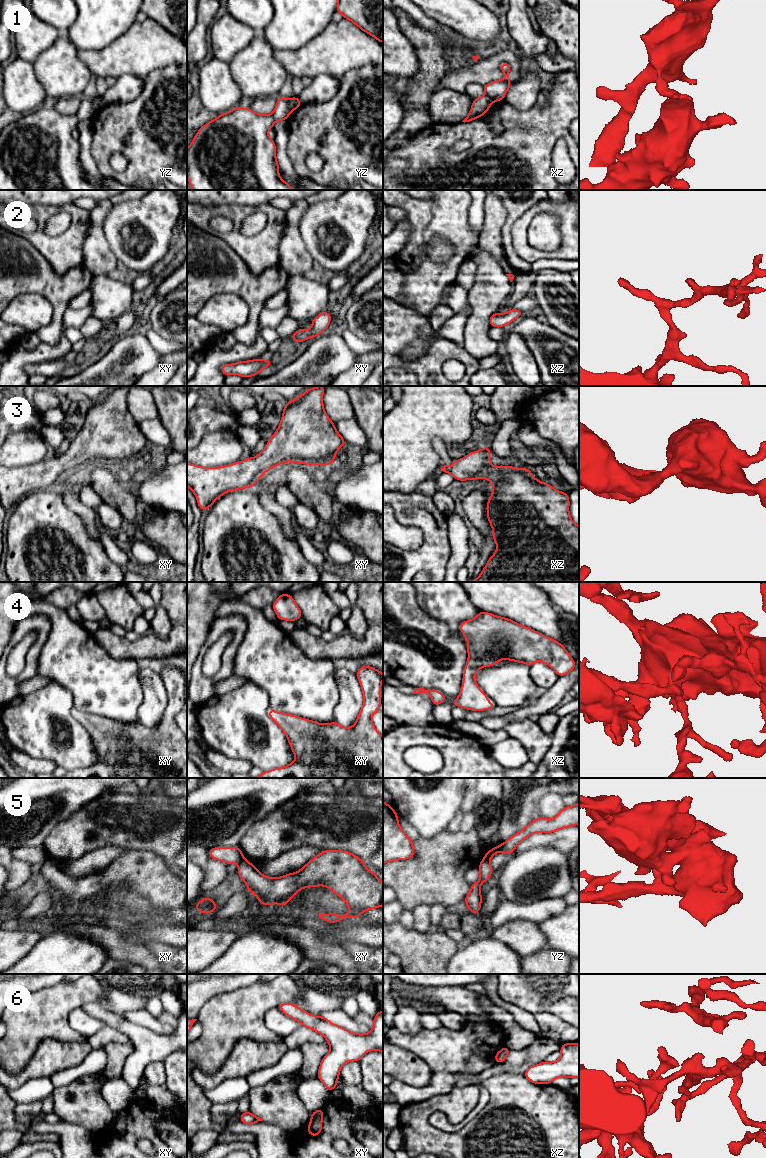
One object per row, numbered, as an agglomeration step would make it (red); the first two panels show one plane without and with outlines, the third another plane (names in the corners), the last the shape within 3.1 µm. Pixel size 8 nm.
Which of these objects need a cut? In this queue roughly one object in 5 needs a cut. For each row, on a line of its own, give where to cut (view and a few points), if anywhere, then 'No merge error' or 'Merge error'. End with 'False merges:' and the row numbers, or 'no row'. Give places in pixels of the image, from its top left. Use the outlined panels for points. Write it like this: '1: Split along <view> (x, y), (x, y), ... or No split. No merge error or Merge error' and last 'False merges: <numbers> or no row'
1: Split along yz (288, 100), (288, 106), (291, 111). Merge error
2: No split. No merge error
3: No split. No merge error
4: No split. No merge error
5: Split along yz (483, 859), (489, 861). Merge error
6: No split. No merge error
False merges: 1, 5

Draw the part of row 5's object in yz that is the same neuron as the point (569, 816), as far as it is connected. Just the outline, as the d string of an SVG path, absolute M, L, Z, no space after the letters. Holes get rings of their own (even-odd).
M579 802L574 806L565 806L554 819L544 819L539 817L533 820L507 841L487 851L483 860L490 861L497 852L504 852L507 856L511 855L517 845L533 833L552 833L578 824Z

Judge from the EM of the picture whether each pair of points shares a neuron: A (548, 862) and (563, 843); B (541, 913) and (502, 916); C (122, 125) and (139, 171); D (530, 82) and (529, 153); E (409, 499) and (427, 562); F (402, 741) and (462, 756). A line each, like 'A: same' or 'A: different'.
A: different
B: same
C: same
D: different
E: same
F: same

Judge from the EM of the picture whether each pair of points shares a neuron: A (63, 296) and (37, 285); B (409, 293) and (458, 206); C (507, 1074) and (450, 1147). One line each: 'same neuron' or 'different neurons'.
A: same neuron
B: same neuron
C: same neuron

